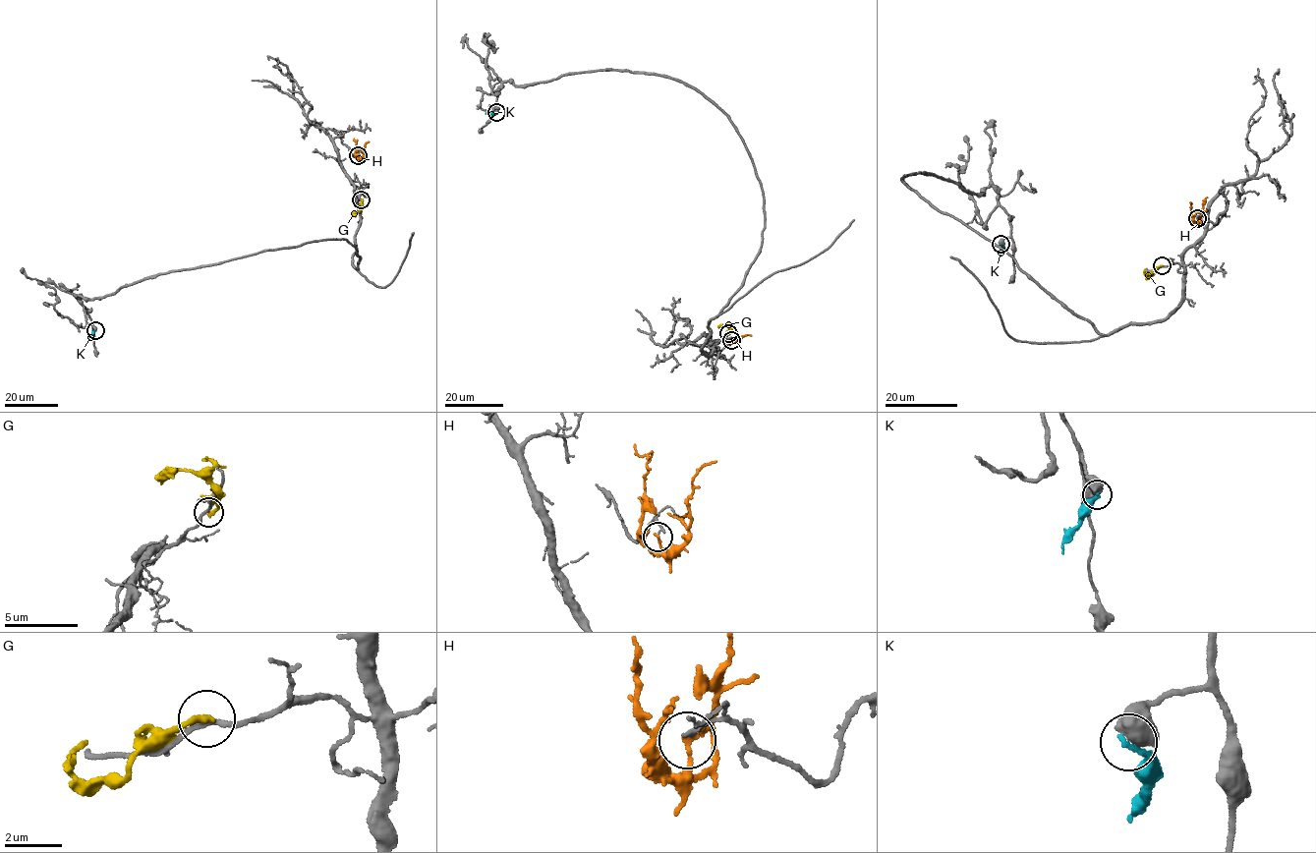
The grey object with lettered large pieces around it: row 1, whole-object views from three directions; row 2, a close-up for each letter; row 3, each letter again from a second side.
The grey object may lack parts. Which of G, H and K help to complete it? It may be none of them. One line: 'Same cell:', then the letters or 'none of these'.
Same cell: none of these

